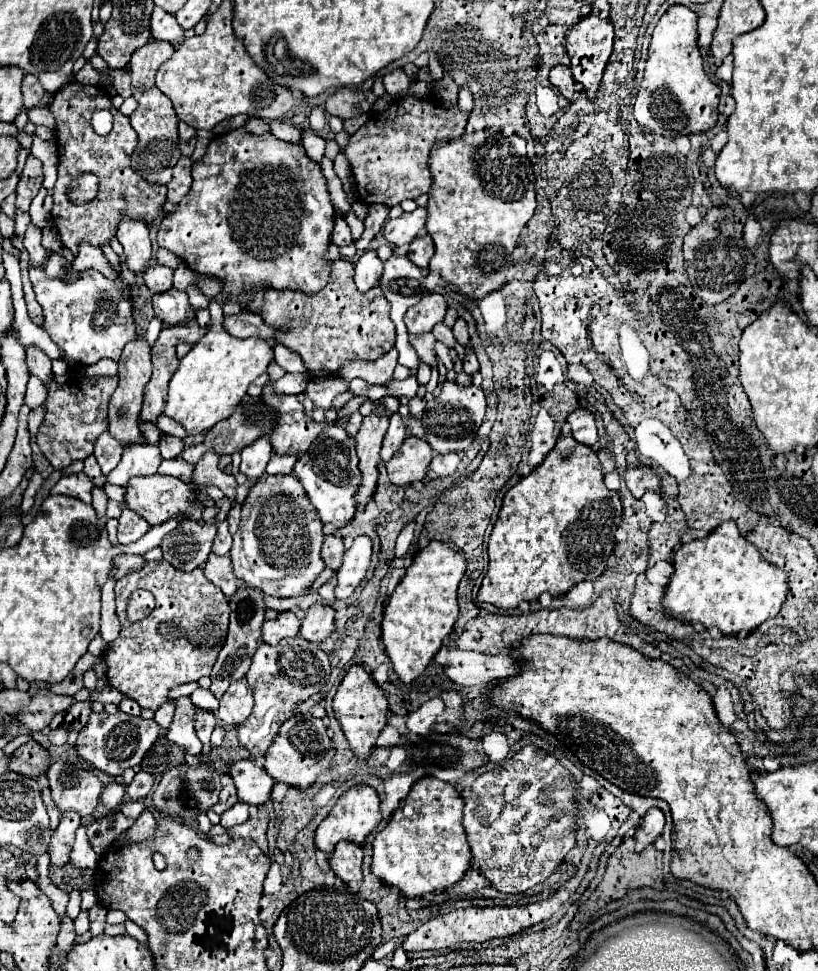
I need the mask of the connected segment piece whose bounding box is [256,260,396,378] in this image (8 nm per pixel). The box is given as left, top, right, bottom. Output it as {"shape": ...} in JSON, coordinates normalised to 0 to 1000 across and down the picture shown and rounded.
{"shape":[[[423,268],[406,270],[403,288],[391,301],[372,303],[364,299],[328,297],[323,301],[323,315],[315,317],[313,323],[318,323],[328,336],[335,336],[335,338],[342,338],[342,340],[350,340],[357,344],[357,350],[340,350],[337,354],[345,354],[352,360],[362,363],[369,369],[374,381],[386,389],[411,387],[418,381],[418,377],[428,371],[450,371],[450,373],[462,371],[465,367],[477,363],[484,352],[484,338],[482,338],[482,332],[477,330],[477,313],[474,313],[469,301],[465,297],[455,297],[447,303],[438,301],[435,292],[433,292],[433,274]]]}

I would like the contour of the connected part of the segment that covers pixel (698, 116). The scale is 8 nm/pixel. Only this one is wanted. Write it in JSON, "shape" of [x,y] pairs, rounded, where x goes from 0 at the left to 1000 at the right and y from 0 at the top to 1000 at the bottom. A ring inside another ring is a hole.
{"shape":[[[819,6],[807,19],[795,41],[787,80],[775,107],[775,122],[780,128],[797,132],[814,142],[844,140],[873,132],[878,124],[880,91],[868,84],[861,74],[858,58],[853,51],[853,16],[839,6]]]}

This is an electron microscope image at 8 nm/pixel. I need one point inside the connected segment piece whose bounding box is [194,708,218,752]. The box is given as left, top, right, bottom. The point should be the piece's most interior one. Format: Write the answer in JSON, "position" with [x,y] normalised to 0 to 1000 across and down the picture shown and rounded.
{"position":[251,743]}

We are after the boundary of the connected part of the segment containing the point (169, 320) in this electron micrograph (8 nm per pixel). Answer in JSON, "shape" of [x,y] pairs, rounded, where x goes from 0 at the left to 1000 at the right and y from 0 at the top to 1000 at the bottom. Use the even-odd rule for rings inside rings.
{"shape":[[[205,299],[198,303],[186,305],[186,315],[191,325],[200,334],[218,334],[218,332],[230,332],[237,327],[237,319],[230,311],[230,305],[225,299]]]}

